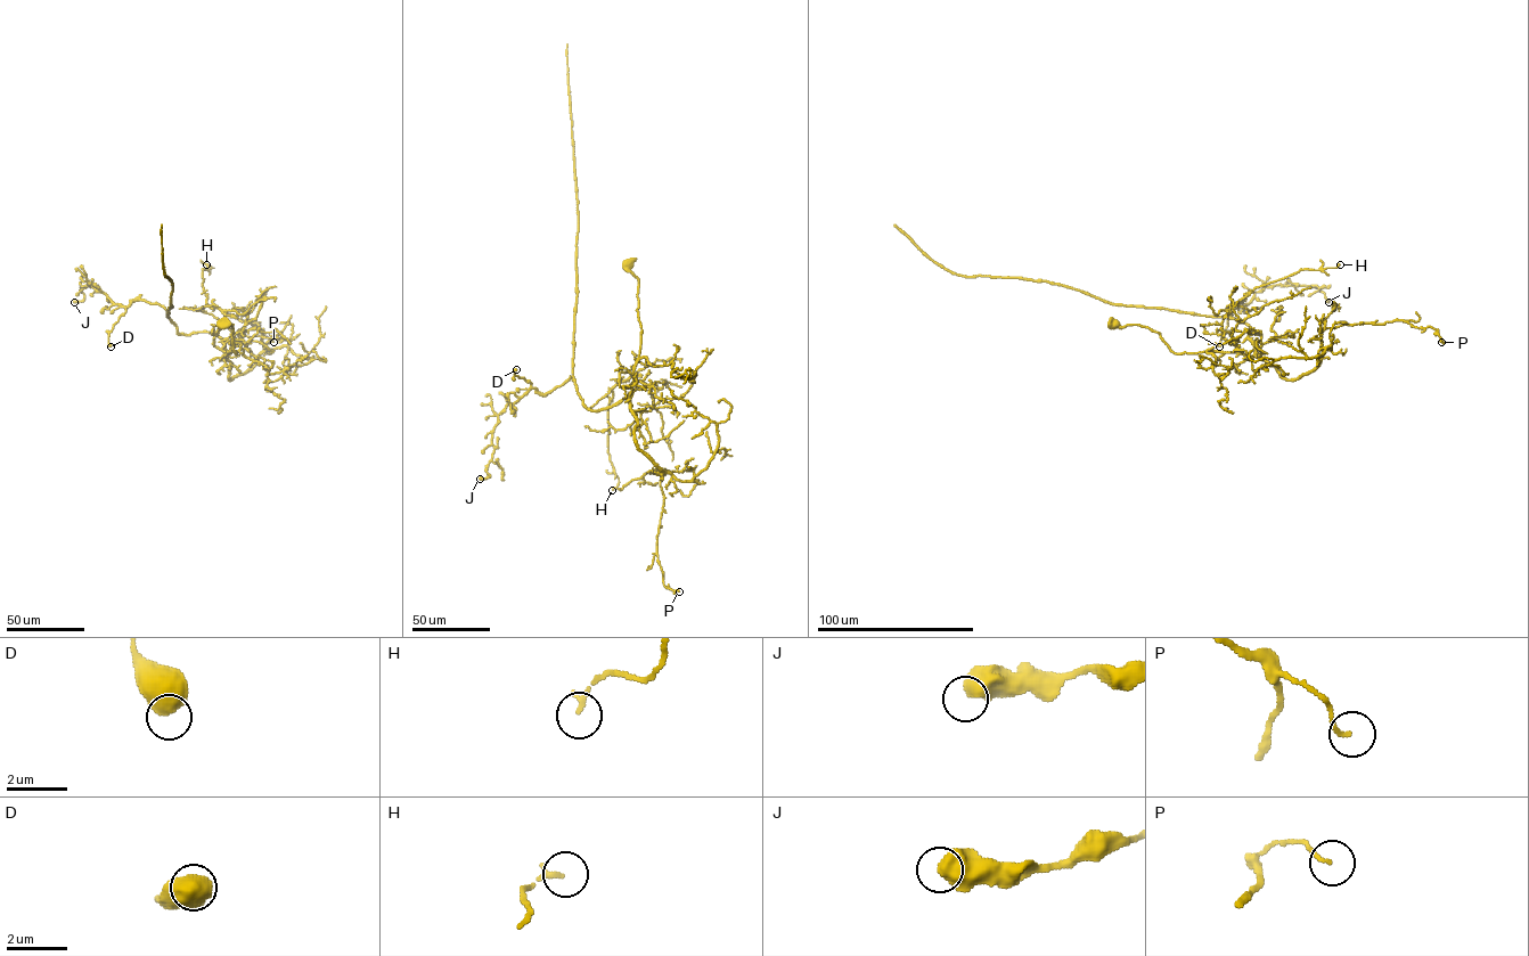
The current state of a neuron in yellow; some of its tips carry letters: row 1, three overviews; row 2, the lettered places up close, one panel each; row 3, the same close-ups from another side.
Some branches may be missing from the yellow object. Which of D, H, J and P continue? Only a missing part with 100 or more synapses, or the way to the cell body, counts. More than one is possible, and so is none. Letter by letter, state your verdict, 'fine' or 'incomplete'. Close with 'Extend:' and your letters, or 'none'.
D: fine
H: fine
J: fine
P: fine
Extend: none

